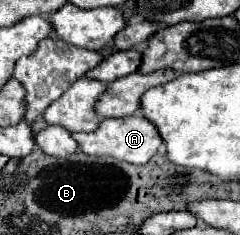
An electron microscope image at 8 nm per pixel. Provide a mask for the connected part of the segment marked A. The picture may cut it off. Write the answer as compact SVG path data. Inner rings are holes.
M141 114L129 116L129 118L101 120L97 130L87 132L87 134L73 134L73 138L79 144L79 150L85 152L85 154L91 154L91 156L109 154L113 158L119 158L119 160L125 160L125 162L131 162L131 164L147 164L163 142L161 136L157 134L157 130L153 128L153 124L149 120L145 120Z

